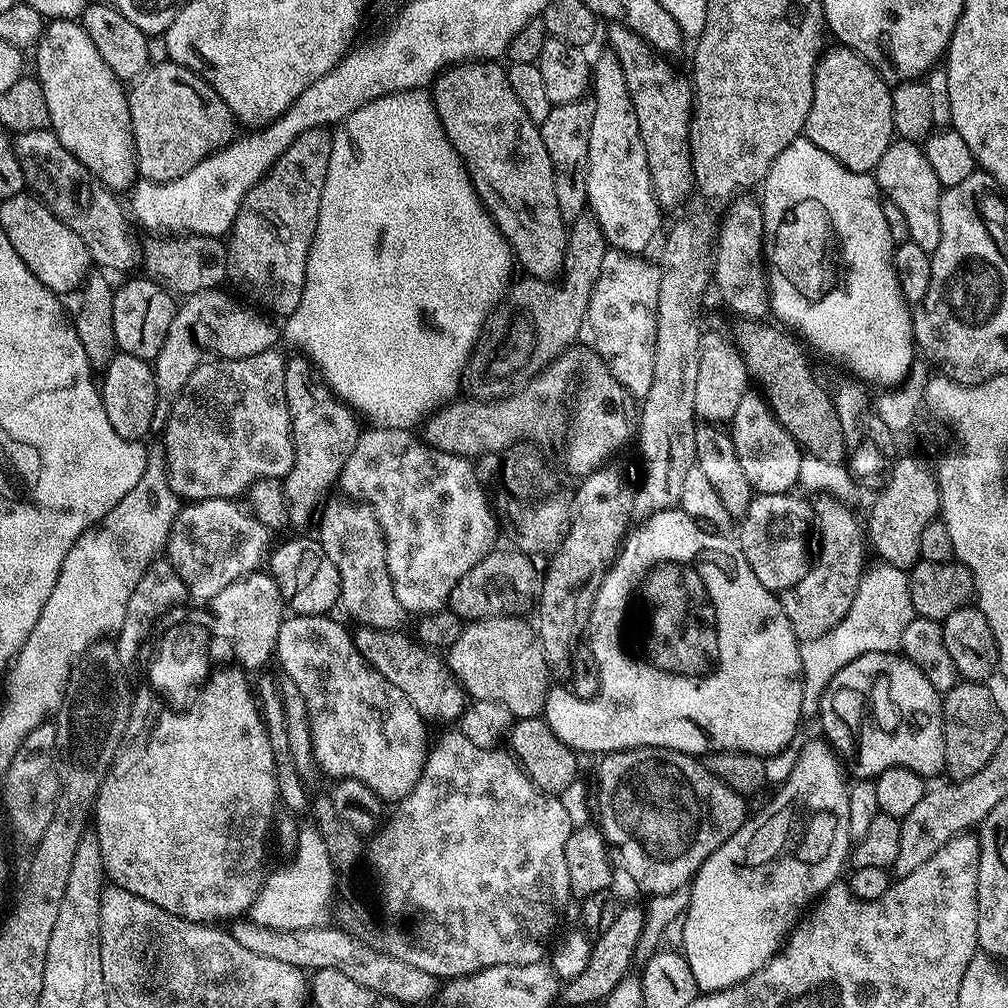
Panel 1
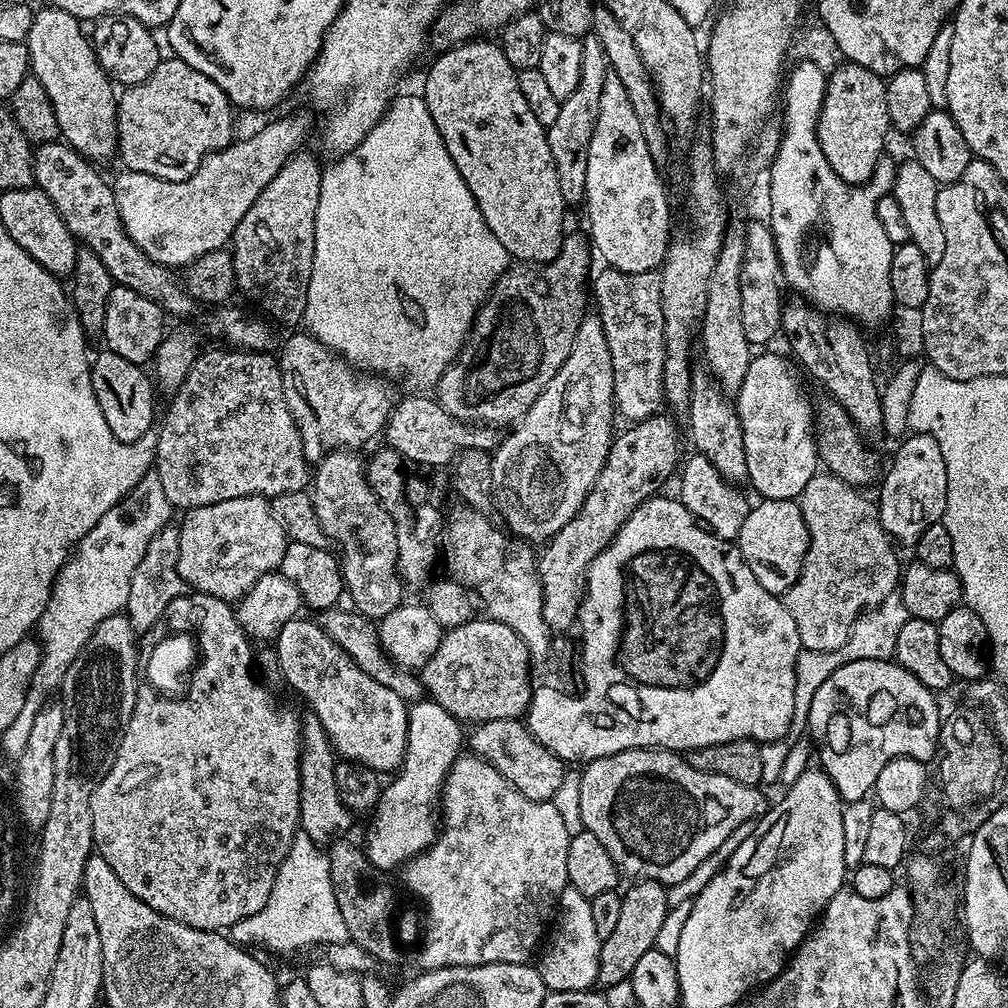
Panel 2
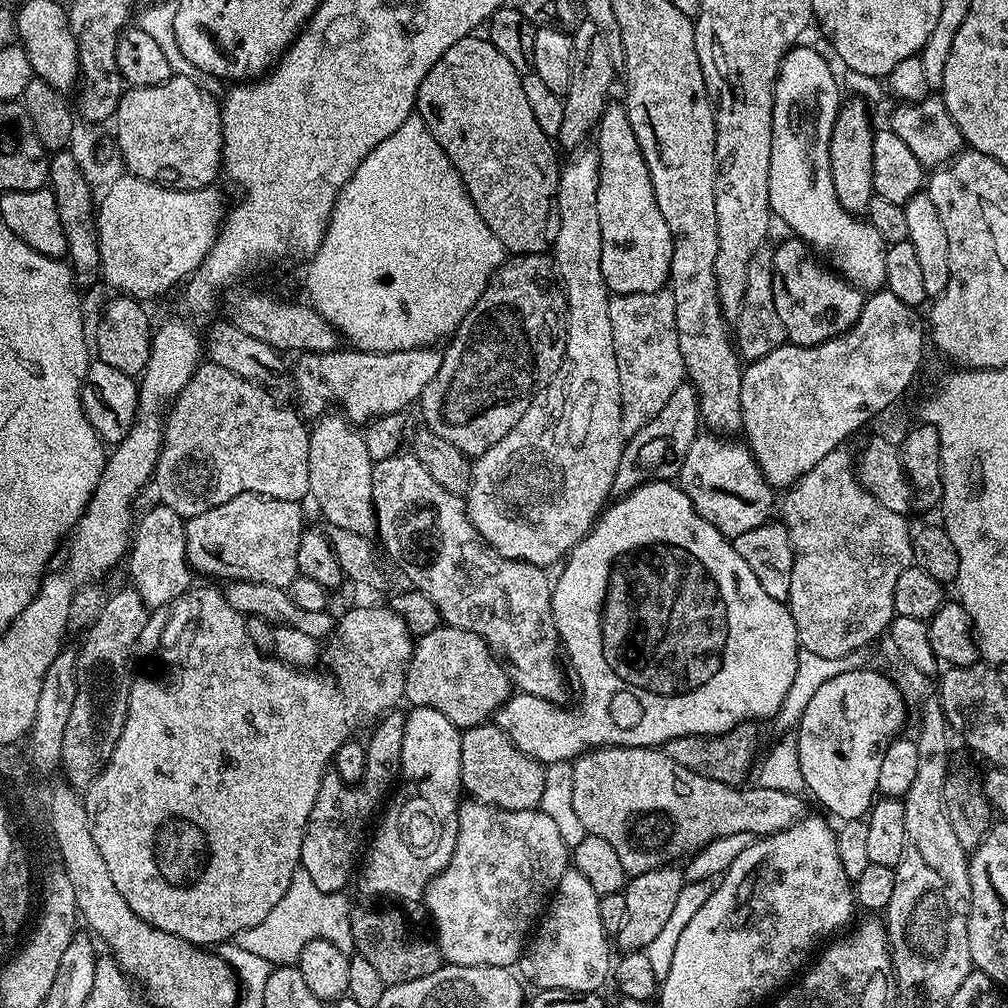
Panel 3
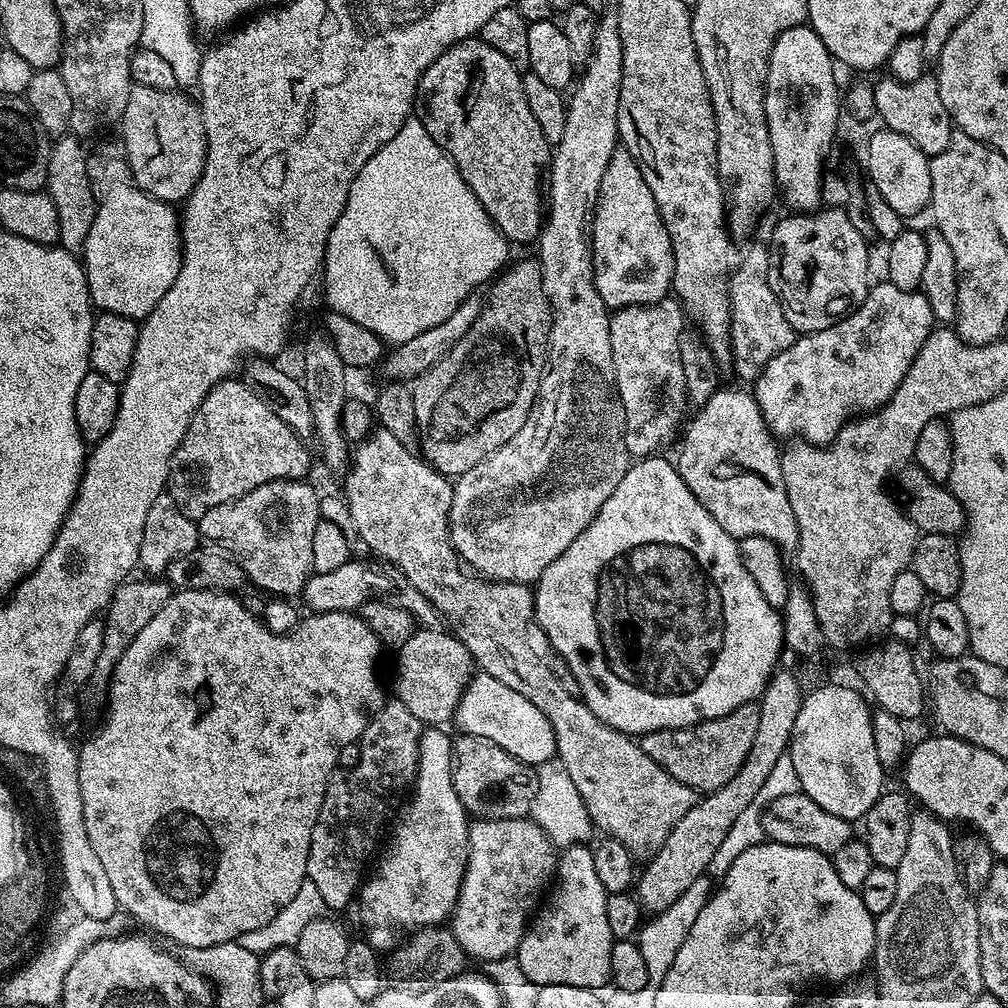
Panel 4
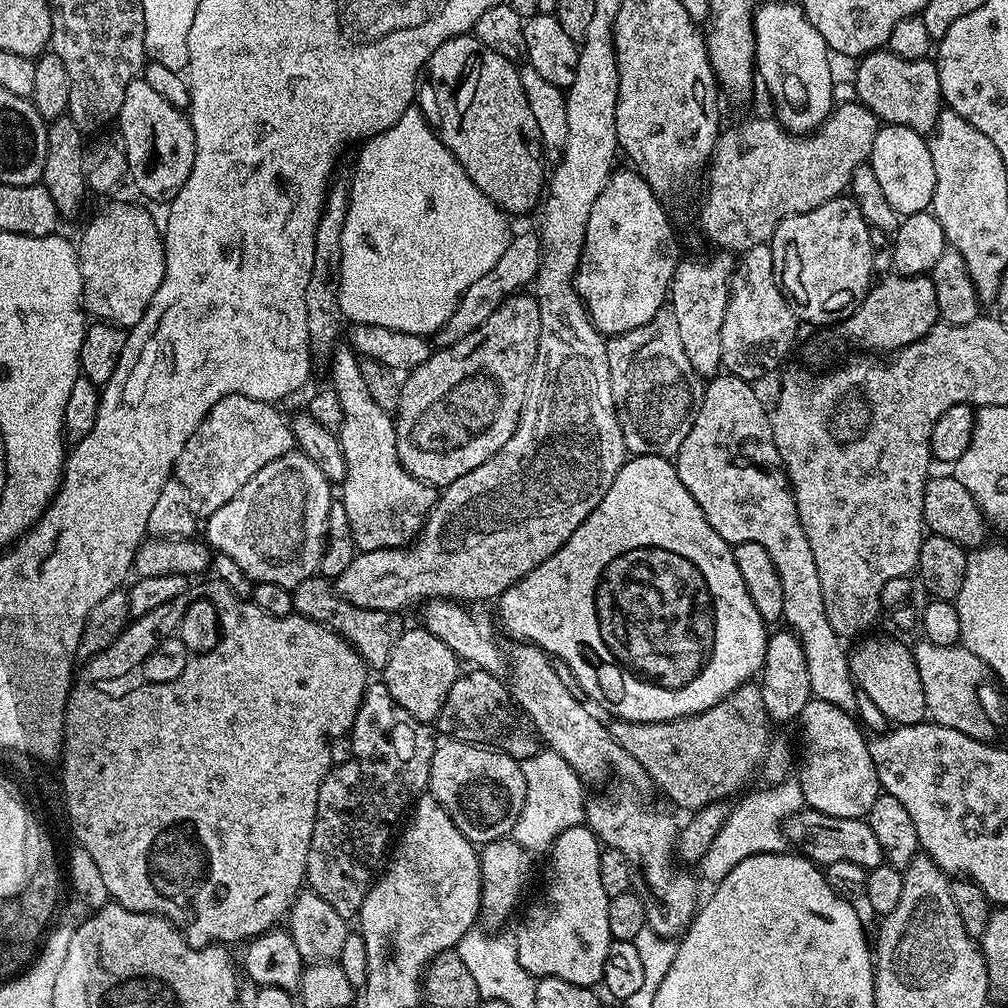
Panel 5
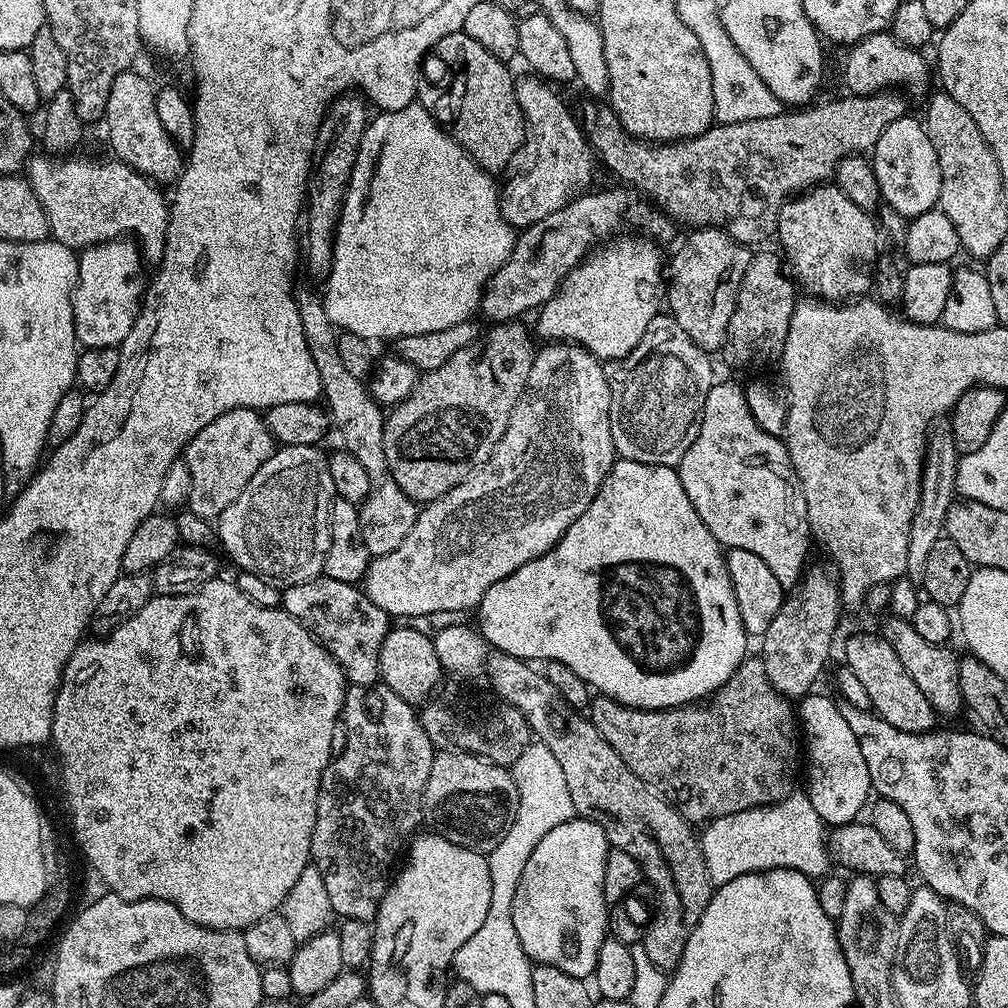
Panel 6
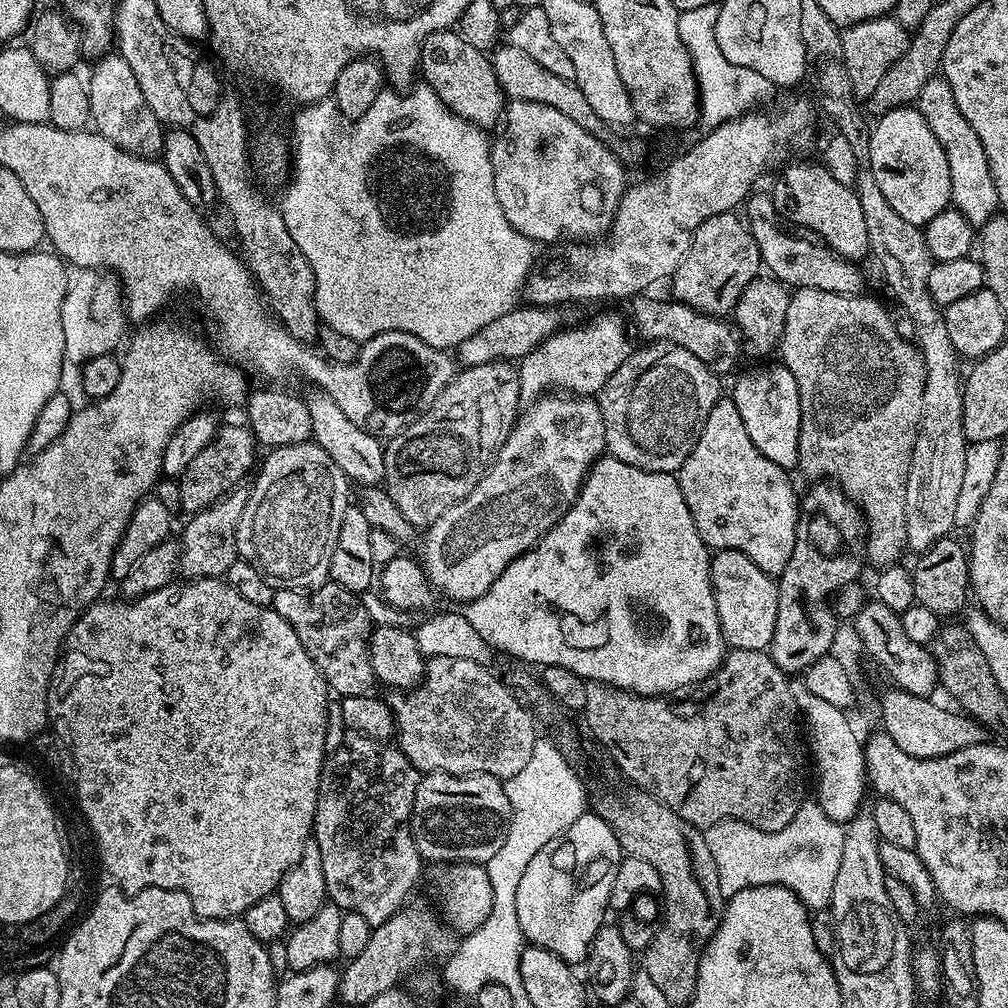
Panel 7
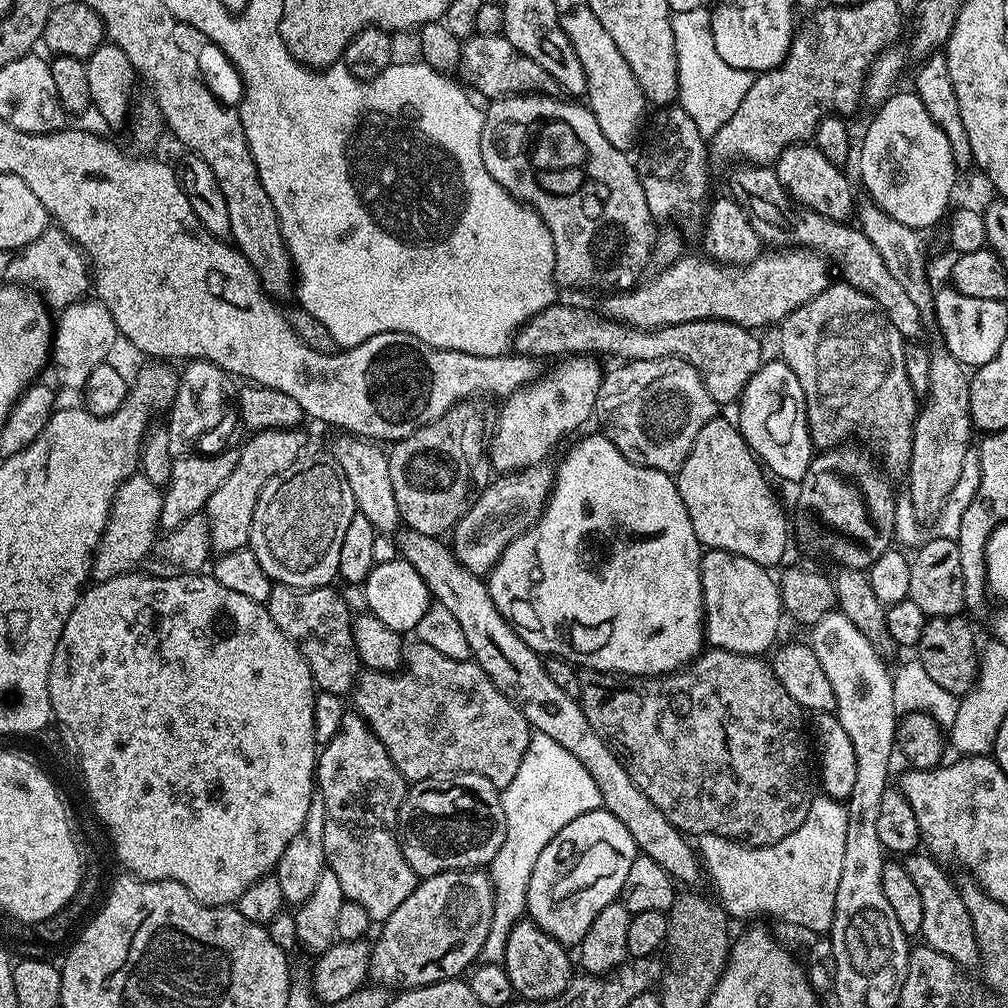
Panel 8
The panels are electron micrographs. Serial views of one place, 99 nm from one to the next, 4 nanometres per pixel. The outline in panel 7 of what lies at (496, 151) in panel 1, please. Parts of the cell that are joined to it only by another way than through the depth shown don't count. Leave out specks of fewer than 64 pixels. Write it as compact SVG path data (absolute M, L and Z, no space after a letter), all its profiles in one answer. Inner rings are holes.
M459 31L435 32L425 38L420 44L418 72L423 83L432 87L434 94L442 98L451 112L457 112L463 120L469 120L485 130L497 127L506 107L504 91L494 74L491 59L470 46Z

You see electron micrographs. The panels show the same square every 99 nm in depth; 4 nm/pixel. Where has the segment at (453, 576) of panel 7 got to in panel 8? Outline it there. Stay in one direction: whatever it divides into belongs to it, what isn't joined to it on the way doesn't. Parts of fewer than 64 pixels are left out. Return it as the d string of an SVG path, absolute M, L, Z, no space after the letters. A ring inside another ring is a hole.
M537 466L504 474L496 479L481 492L470 511L456 523L450 533L450 547L460 565L481 578L491 573L506 546L528 531L543 514L544 505L552 494L554 472L551 467Z

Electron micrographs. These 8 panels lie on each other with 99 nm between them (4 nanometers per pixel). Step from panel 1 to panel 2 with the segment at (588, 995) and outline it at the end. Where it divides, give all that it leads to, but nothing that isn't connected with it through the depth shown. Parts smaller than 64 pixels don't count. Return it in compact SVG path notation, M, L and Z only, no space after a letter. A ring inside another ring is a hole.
M636 880L629 884L632 885L622 892L622 911L618 923L610 933L610 938L600 942L600 969L596 975L596 984L604 990L609 990L608 988L622 983L623 980L625 983L631 977L642 954L656 947L656 939L670 909L668 889L665 885L653 880Z

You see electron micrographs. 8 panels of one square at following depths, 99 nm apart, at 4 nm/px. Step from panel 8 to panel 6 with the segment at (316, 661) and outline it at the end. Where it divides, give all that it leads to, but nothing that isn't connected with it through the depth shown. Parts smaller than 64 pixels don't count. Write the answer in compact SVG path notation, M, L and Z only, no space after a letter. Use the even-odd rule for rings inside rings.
M321 574L314 580L287 585L282 607L338 661L349 685L370 687L380 680L380 651L390 631L390 617L382 606L370 602L363 587L334 582L334 578Z

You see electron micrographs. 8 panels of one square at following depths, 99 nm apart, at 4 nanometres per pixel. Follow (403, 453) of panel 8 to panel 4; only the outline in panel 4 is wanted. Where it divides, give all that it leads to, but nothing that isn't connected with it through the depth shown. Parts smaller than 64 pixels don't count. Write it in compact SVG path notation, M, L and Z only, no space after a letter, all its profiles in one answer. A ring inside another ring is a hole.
M539 259L509 263L491 281L487 292L478 318L474 318L470 330L462 334L462 342L433 368L417 376L411 385L417 429L436 443L425 446L423 459L449 478L466 474L466 470L478 466L482 458L506 446L506 442L522 430L550 359L548 336L552 332L553 308L548 305L548 295L544 293Z

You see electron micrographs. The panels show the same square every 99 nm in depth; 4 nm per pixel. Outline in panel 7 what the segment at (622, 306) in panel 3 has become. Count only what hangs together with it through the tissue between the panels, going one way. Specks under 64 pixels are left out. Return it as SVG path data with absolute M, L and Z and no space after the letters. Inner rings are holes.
M652 342L647 346L640 346L633 351L628 357L628 361L622 366L618 366L618 370L604 383L604 389L598 393L598 403L602 410L602 422L606 426L606 438L604 443L607 451L611 455L616 456L622 462L632 464L635 468L641 468L647 472L666 472L669 474L679 473L680 468L686 462L686 458L690 454L690 450L694 450L694 446L698 442L698 438L702 434L702 426L706 426L706 418L710 418L710 410L714 410L716 401L721 399L720 384L717 373L706 367L703 362L690 354L690 350L686 350L678 344L669 344L667 342Z

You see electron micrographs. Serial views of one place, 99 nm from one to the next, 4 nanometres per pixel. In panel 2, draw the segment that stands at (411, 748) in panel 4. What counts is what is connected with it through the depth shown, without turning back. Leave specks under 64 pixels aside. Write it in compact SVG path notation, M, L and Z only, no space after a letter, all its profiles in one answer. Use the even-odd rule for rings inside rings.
M308 714L300 721L300 826L315 844L328 846L352 824L353 813L339 800L338 787L332 777L334 753L324 727Z

